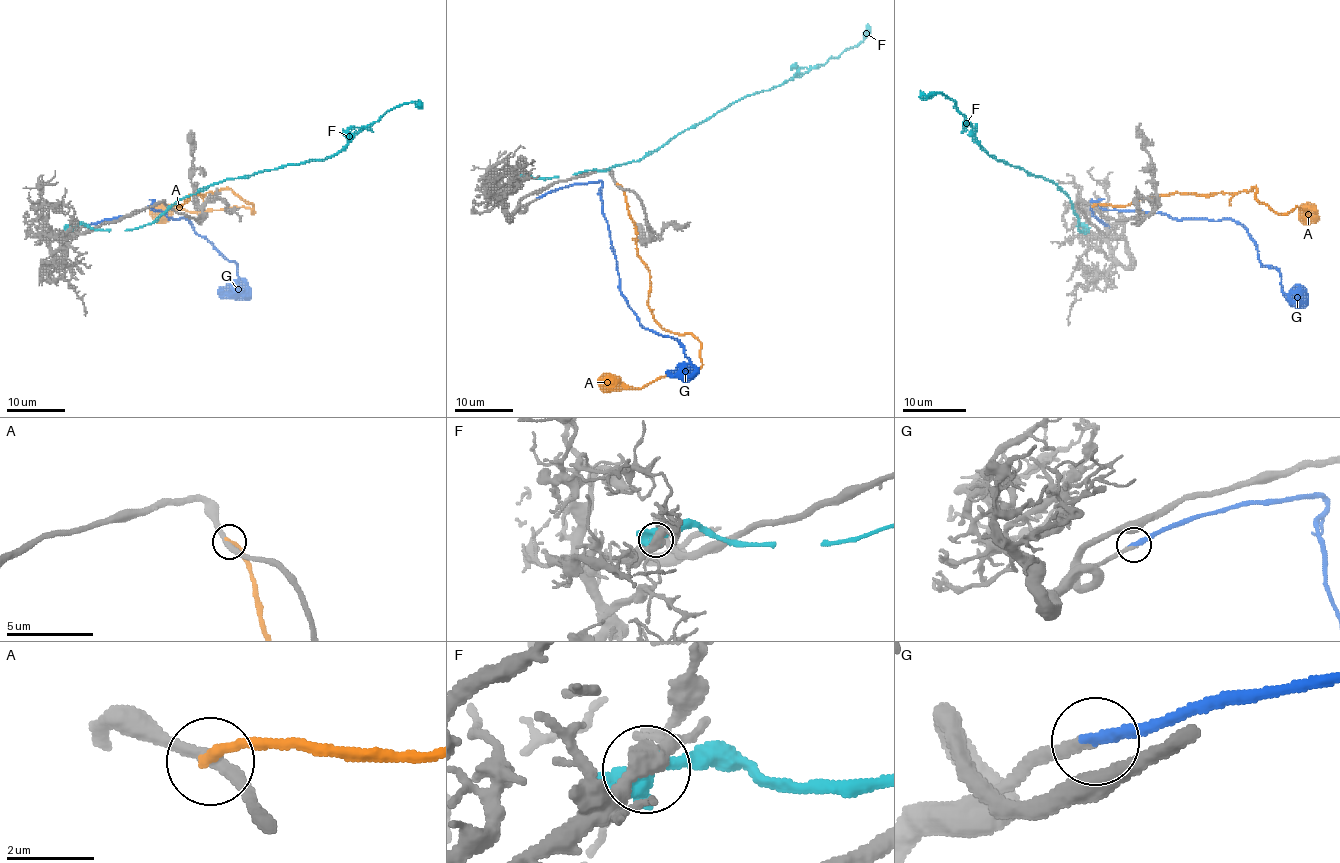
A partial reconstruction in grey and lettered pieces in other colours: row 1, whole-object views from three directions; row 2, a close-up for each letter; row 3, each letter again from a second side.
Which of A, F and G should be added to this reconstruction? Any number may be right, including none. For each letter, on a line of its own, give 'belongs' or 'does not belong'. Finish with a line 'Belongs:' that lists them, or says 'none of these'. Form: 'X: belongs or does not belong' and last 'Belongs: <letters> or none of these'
A: does not belong
F: does not belong
G: belongs
Belongs: G

